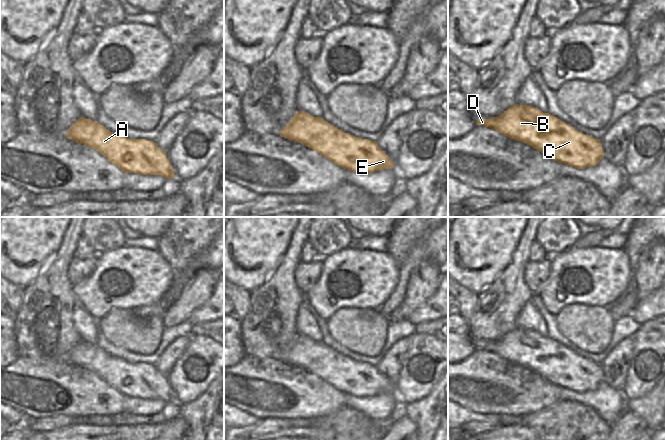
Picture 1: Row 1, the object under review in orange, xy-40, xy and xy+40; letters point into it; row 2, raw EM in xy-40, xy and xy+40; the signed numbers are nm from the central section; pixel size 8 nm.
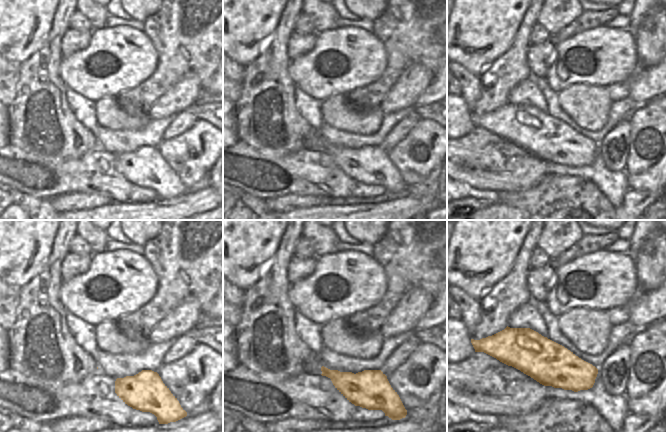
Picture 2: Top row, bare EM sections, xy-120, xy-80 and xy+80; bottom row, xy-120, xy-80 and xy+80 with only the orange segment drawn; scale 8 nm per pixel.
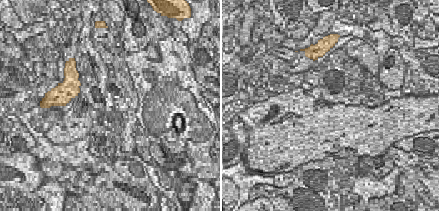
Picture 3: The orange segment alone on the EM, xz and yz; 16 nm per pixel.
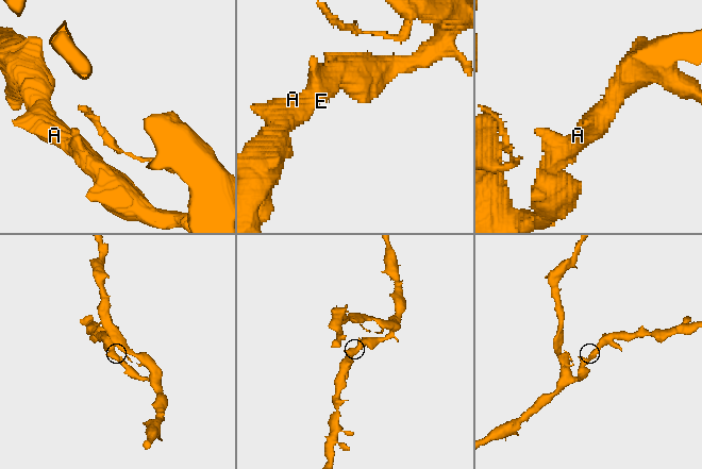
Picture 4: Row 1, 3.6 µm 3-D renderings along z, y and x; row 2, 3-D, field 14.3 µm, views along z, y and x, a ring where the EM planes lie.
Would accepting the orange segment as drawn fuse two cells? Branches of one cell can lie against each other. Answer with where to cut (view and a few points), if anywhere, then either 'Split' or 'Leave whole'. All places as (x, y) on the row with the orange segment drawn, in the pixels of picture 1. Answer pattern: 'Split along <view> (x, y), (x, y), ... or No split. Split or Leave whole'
No split. Leave whole

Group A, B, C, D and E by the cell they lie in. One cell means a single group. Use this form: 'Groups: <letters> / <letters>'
Groups: A B C D E

